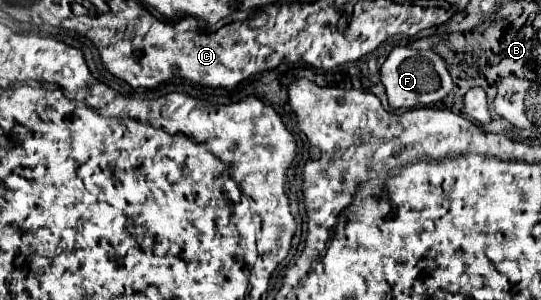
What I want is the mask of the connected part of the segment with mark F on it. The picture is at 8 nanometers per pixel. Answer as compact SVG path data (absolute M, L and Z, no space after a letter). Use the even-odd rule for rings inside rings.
M395 46L381 66L381 82L387 90L387 100L393 110L409 110L415 106L429 106L443 100L451 88L453 80L447 72L447 66L439 54L433 50L413 50L407 46Z

